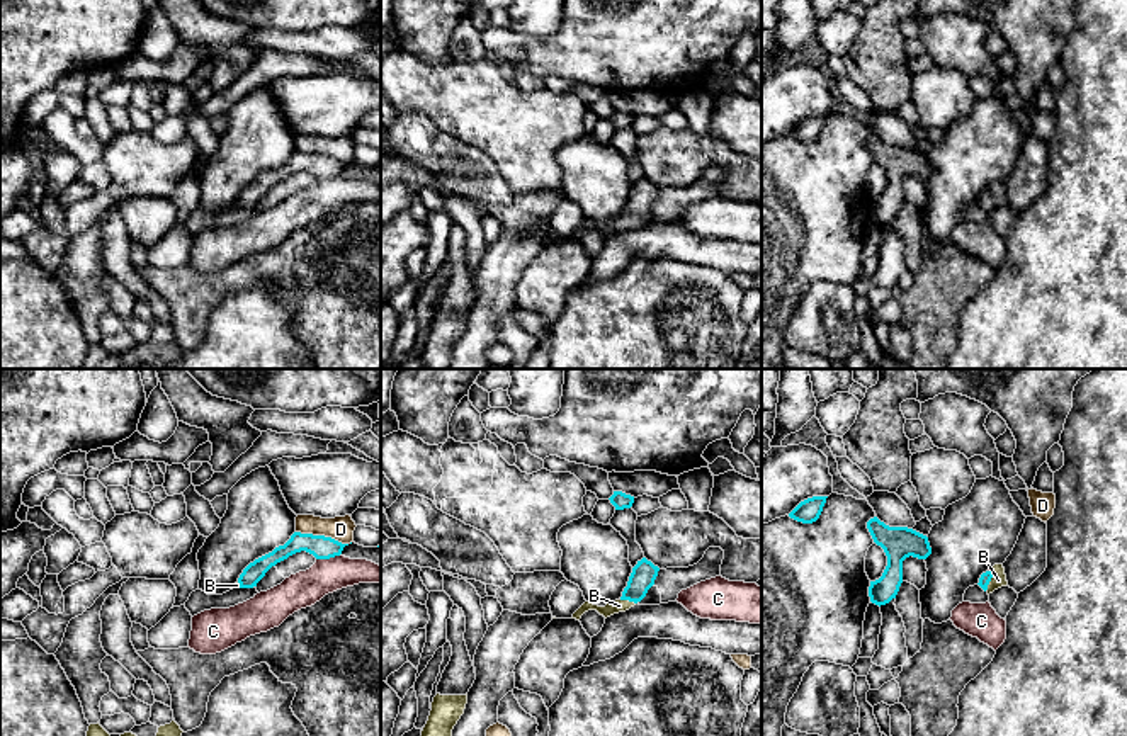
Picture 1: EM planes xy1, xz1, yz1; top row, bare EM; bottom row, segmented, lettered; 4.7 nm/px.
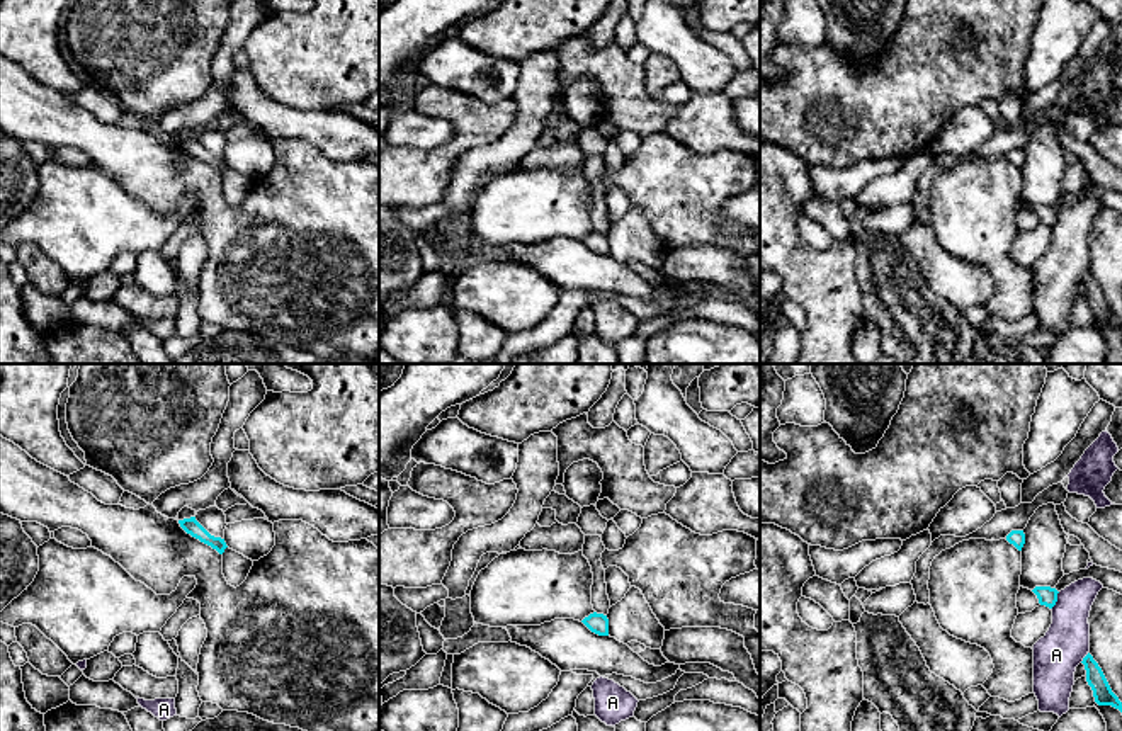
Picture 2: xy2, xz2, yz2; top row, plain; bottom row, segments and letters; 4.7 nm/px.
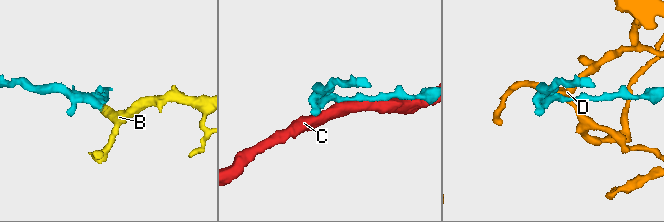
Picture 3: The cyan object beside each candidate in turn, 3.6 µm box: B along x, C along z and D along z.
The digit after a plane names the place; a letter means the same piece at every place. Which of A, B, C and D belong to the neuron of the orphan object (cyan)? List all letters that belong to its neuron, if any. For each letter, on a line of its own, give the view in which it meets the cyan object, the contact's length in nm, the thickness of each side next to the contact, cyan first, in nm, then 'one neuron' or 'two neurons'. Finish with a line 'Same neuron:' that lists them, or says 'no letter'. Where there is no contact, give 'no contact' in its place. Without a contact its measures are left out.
A: contact in yz2; length 100 nm; calibres 90 and 220 nm; two neurons
B: contact in yz1; length 110 nm; calibres 50 and 70 nm; one neuron
C: contact in xy1; length 110 nm; calibres 110 and 170 nm; two neurons
D: contact in xy1; length 280 nm; calibres 110 and 120 nm; two neurons
Same neuron: B

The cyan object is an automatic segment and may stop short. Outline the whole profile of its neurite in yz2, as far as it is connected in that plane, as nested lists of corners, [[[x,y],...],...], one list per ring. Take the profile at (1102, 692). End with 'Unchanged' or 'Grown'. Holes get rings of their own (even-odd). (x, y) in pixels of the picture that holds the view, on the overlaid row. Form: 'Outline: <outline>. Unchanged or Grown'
Outline: [[[1088,653],[1083,661],[1086,670],[1086,682],[1093,690],[1095,702],[1098,706],[1112,706],[1122,712],[1122,702],[1119,697],[1112,692],[1102,668],[1093,660],[1093,656]]]. Unchanged

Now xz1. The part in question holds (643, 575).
Outline: [[[643,558],[637,561],[637,564],[632,568],[632,573],[629,576],[627,586],[622,592],[622,597],[615,602],[607,603],[605,607],[593,605],[590,602],[585,602],[571,619],[580,620],[581,615],[588,610],[597,610],[605,619],[626,612],[631,607],[634,607],[637,602],[641,602],[648,590],[654,585],[654,580],[658,576],[660,568],[654,566],[651,561]]]. Grown

